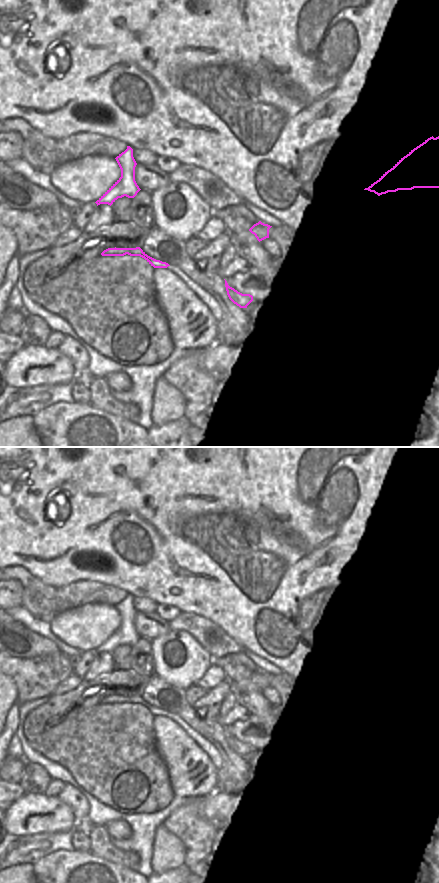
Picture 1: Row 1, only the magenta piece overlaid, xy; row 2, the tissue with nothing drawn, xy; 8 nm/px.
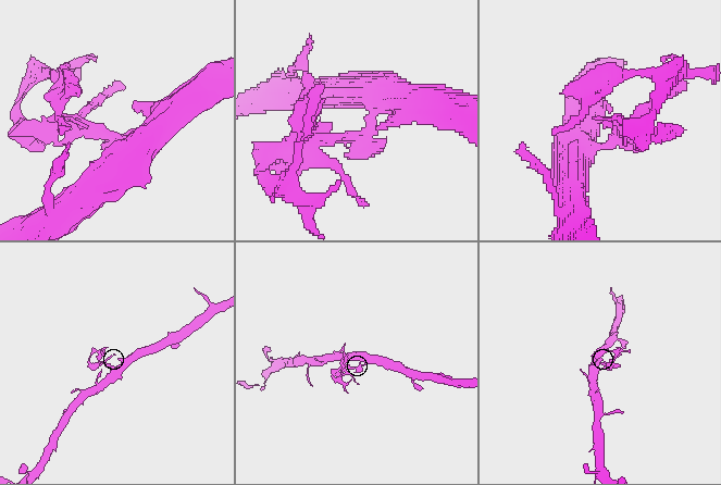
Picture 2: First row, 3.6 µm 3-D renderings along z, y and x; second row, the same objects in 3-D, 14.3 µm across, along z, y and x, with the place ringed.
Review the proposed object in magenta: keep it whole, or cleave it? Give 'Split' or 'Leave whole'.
Split.

